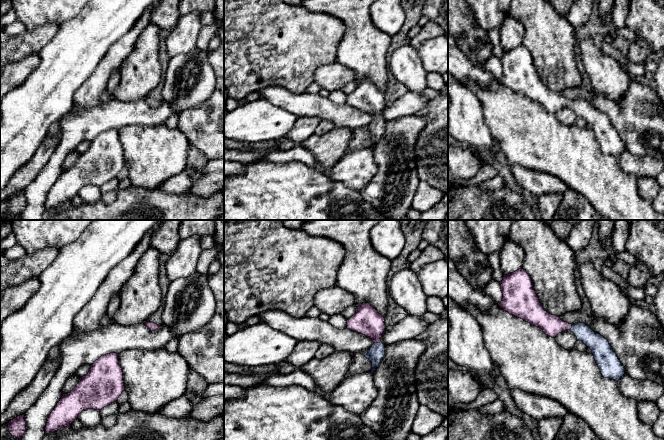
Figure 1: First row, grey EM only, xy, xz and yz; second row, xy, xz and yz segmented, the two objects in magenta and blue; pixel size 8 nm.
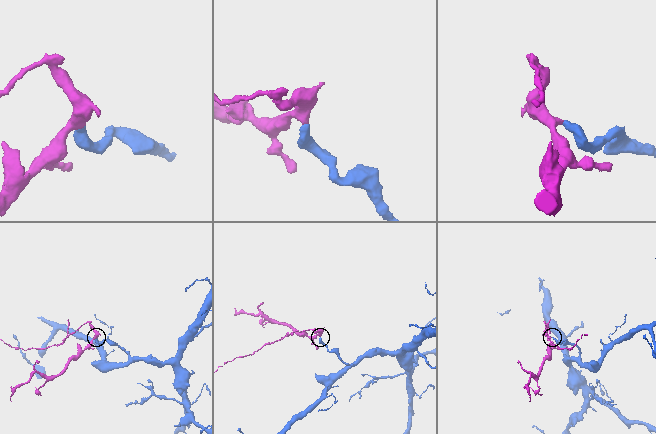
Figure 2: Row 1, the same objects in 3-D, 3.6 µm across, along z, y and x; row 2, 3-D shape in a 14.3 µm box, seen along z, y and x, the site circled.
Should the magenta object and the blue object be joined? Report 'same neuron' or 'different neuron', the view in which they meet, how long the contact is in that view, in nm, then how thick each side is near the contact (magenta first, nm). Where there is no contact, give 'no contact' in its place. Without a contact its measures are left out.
same neuron; contact in xz; length 60 nm; calibres 220 and 140 nm

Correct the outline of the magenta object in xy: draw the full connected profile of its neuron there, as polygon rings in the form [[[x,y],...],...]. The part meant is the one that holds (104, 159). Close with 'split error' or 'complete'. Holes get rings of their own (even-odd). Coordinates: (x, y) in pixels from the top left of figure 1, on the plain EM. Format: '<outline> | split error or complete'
[[[119,130],[101,132],[91,141],[88,150],[80,154],[76,163],[70,169],[63,170],[47,194],[45,210],[69,204],[83,186],[101,186],[117,178],[124,166]]] | complete

